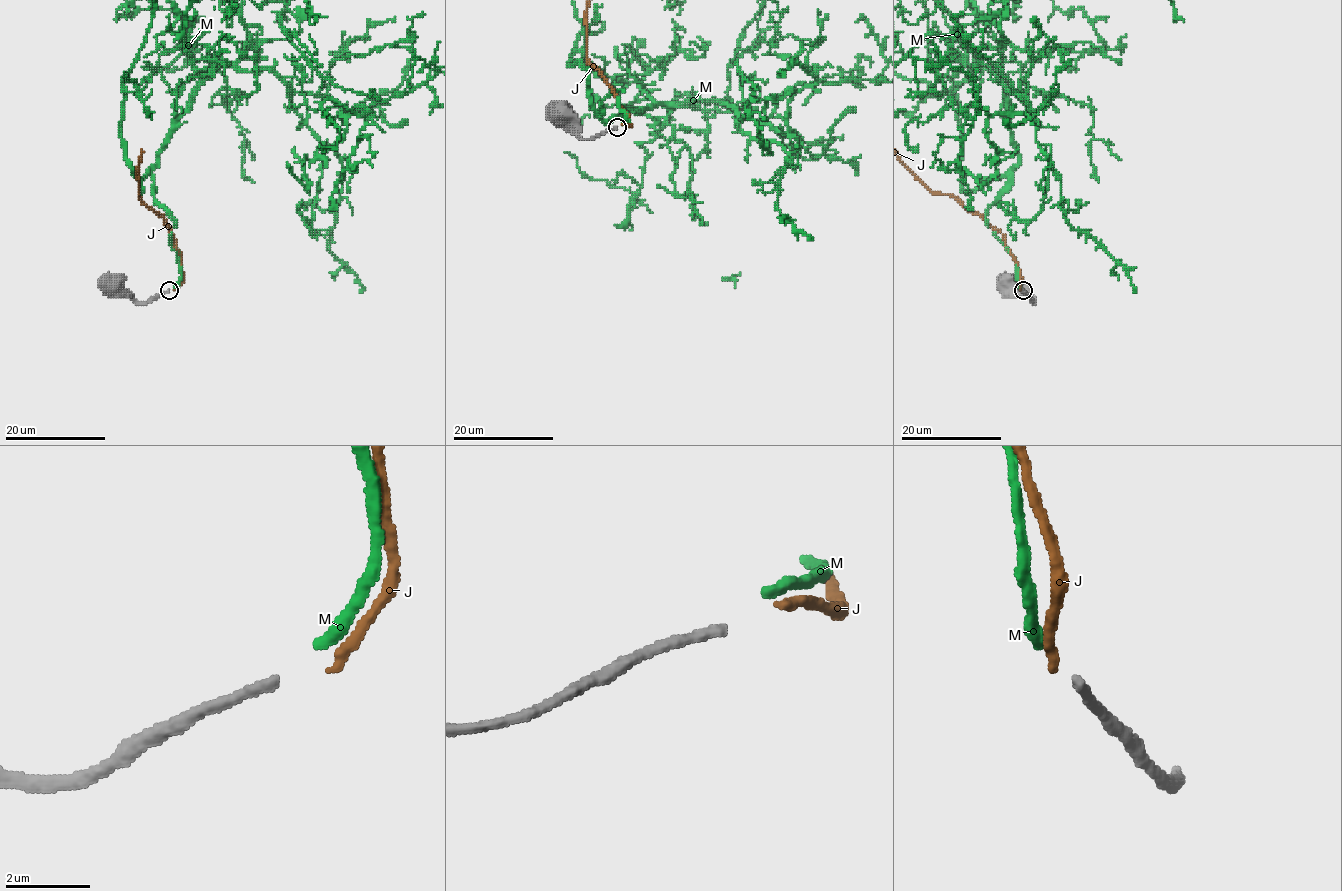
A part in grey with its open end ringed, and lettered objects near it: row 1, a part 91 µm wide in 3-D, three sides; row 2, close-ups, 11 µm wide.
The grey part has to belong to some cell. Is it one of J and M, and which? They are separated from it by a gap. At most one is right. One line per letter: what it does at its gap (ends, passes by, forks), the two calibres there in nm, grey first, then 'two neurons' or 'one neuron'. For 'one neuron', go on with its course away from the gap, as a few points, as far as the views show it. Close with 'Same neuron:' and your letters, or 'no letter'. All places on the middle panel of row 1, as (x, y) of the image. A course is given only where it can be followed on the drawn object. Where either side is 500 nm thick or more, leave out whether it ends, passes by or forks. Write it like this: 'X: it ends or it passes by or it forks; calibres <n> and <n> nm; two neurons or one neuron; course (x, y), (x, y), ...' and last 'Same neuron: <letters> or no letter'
J: it ends; calibres 240 and 240 nm; two neurons
M: it ends; calibres 240 and 300 nm; two neurons
Same neuron: no letter

